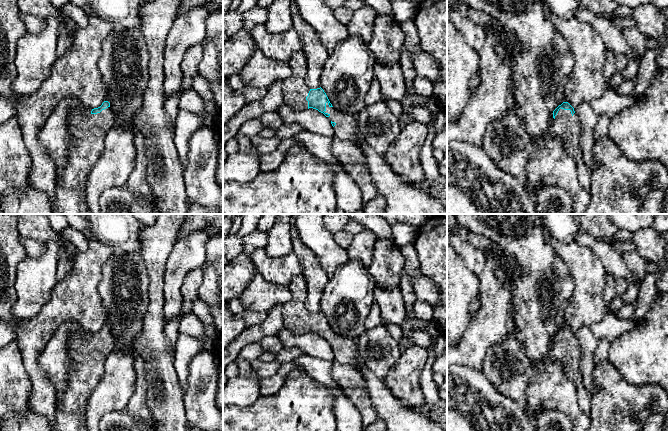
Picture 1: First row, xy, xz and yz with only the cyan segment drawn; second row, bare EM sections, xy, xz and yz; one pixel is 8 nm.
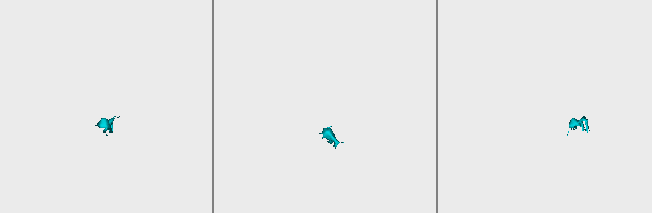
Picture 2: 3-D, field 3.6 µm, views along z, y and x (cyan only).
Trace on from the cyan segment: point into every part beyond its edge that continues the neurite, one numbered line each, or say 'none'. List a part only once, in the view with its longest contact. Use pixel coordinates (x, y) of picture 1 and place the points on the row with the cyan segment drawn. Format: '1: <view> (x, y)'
1: yz (565, 126)

